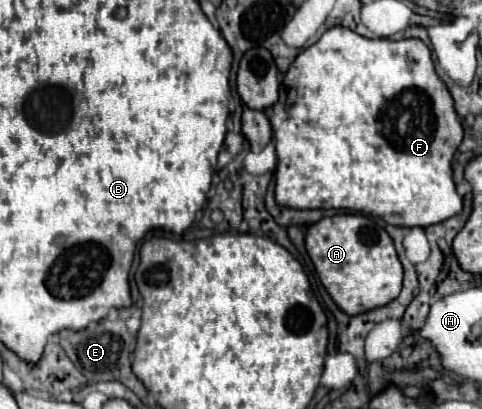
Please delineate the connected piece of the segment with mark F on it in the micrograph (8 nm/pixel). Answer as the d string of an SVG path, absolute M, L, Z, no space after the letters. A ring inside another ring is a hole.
M332 27L328 29L314 45L304 49L288 69L288 73L282 79L280 87L280 99L272 107L274 115L272 119L272 131L276 139L276 155L278 155L278 167L276 167L276 203L282 207L292 209L350 209L360 211L366 215L382 217L386 223L396 227L428 227L442 223L454 215L458 215L464 207L462 197L456 191L454 175L452 175L452 159L456 149L462 143L464 127L460 123L460 117L454 109L454 101L450 91L446 89L444 81L438 77L430 49L420 39L402 39L402 41L388 41L388 39L368 39L352 29L346 27Z

